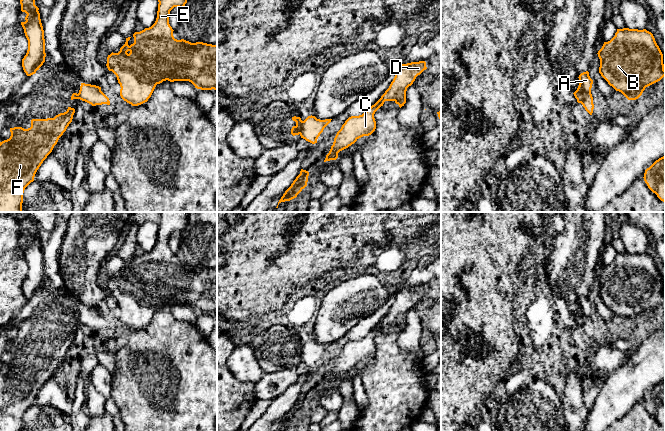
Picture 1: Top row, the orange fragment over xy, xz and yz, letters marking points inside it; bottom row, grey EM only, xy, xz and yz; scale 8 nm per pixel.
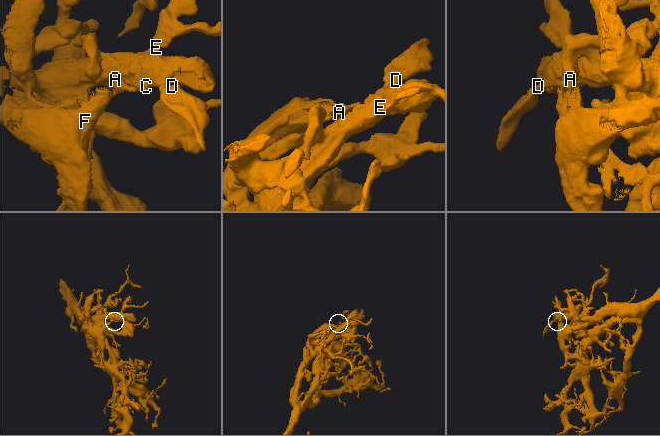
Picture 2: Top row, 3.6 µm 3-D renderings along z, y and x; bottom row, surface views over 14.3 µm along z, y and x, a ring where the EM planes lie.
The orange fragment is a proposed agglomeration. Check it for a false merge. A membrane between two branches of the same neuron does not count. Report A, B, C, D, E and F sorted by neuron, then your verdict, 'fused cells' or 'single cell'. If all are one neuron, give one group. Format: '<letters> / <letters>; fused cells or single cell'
A / B C D E F; fused cells

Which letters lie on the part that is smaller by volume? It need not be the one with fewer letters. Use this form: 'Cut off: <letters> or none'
Cut off: A

